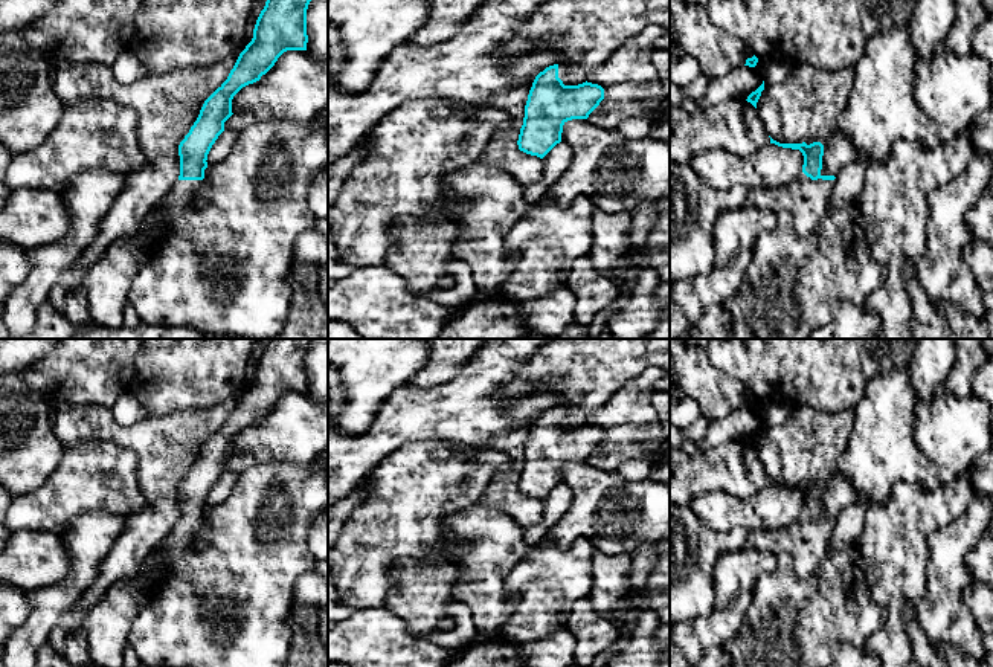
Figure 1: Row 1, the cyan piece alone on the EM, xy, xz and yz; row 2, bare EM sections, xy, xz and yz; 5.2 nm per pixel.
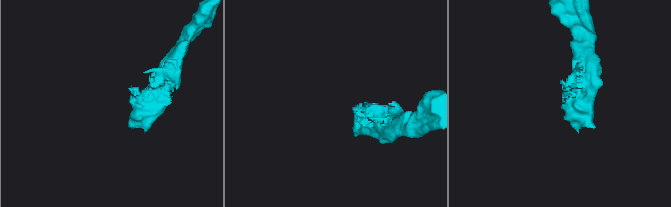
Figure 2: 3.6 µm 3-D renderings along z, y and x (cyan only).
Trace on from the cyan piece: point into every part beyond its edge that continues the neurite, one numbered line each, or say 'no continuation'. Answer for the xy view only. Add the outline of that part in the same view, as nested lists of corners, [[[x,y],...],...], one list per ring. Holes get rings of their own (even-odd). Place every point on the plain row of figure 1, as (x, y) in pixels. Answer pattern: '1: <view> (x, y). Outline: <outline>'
1: xy (107, 623). Outline: [[[177,522],[136,577],[114,585],[87,611],[82,624],[90,659],[98,667],[122,667],[134,620],[154,598],[166,572],[198,545],[201,527],[203,522]]]

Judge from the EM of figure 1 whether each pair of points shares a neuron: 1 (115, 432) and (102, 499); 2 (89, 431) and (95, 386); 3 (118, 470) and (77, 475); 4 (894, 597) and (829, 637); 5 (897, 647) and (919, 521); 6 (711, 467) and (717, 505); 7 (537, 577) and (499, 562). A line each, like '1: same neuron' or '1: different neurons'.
1: different neurons
2: different neurons
3: same neuron
4: different neurons
5: same neuron
6: different neurons
7: different neurons

